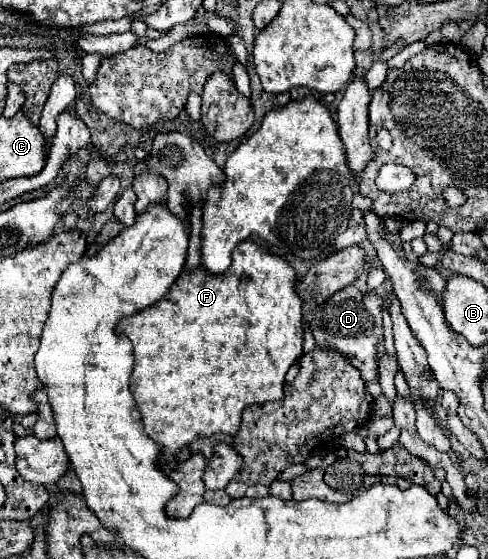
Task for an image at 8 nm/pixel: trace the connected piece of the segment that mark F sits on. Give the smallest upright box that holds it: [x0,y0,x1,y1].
[118,241,302,463]

